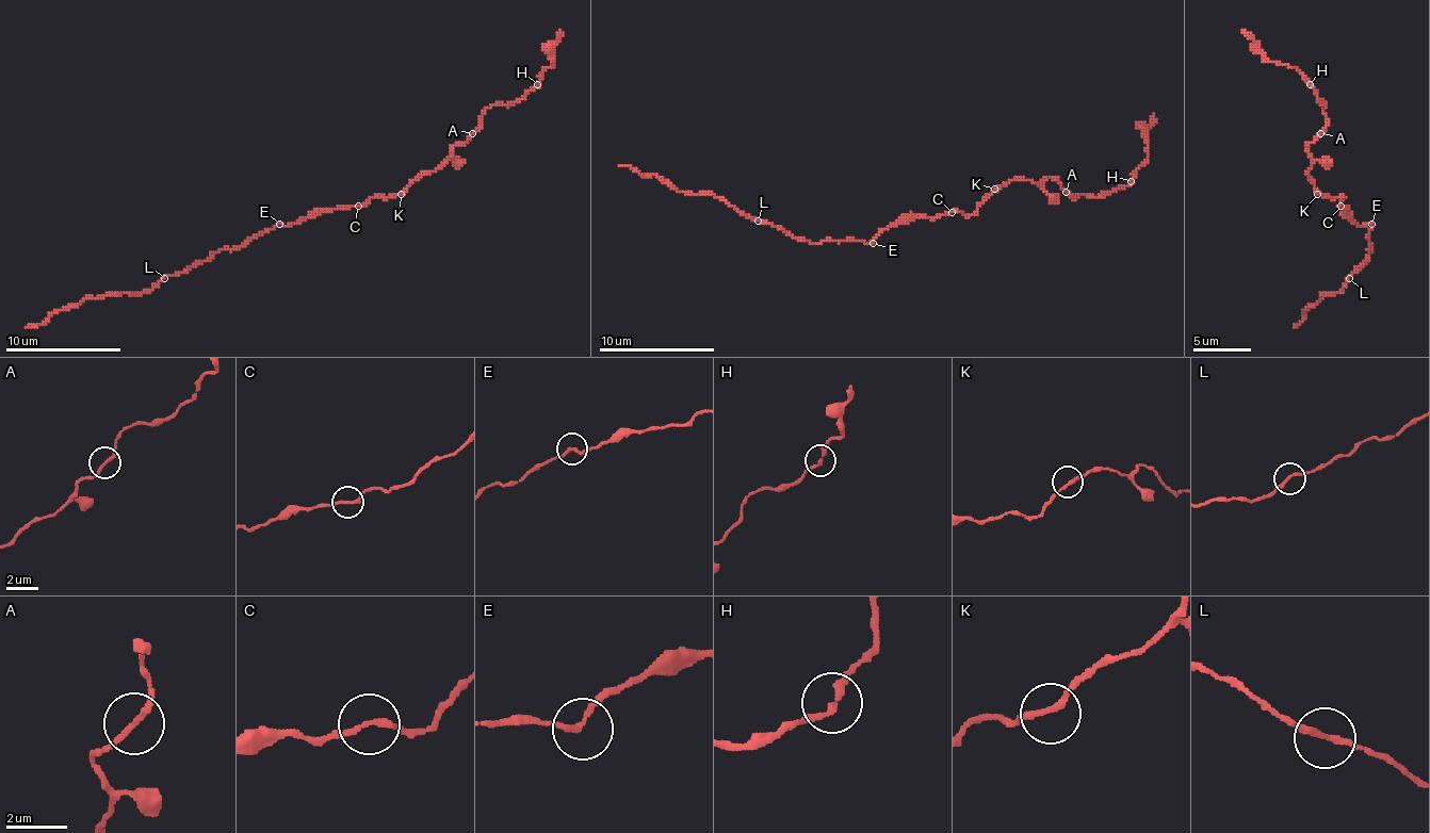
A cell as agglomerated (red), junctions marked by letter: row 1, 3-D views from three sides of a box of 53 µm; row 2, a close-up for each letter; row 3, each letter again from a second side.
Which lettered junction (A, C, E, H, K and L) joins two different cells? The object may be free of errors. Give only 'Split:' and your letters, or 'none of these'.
Split: none of these

